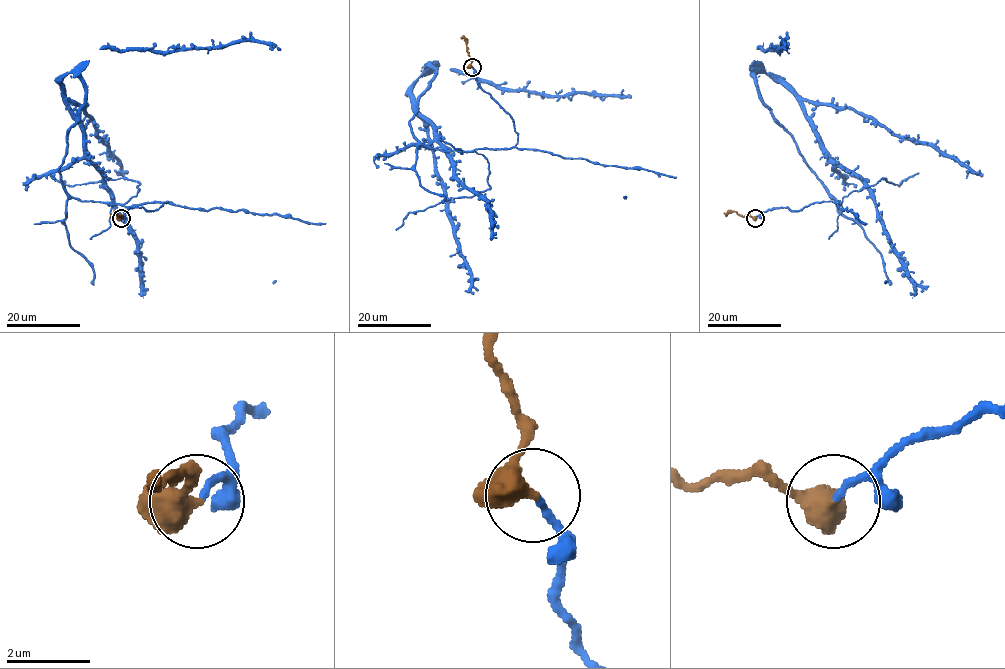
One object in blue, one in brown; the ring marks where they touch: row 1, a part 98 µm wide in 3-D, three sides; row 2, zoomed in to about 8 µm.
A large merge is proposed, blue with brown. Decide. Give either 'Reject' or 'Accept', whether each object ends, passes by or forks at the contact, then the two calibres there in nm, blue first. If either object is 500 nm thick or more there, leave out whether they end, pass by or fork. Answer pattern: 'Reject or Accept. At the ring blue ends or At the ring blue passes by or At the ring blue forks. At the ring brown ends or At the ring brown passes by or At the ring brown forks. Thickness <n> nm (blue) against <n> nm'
Accept. At the ring blue ends. At the ring brown passes by. Thickness 160 nm (blue) against 420 nm

